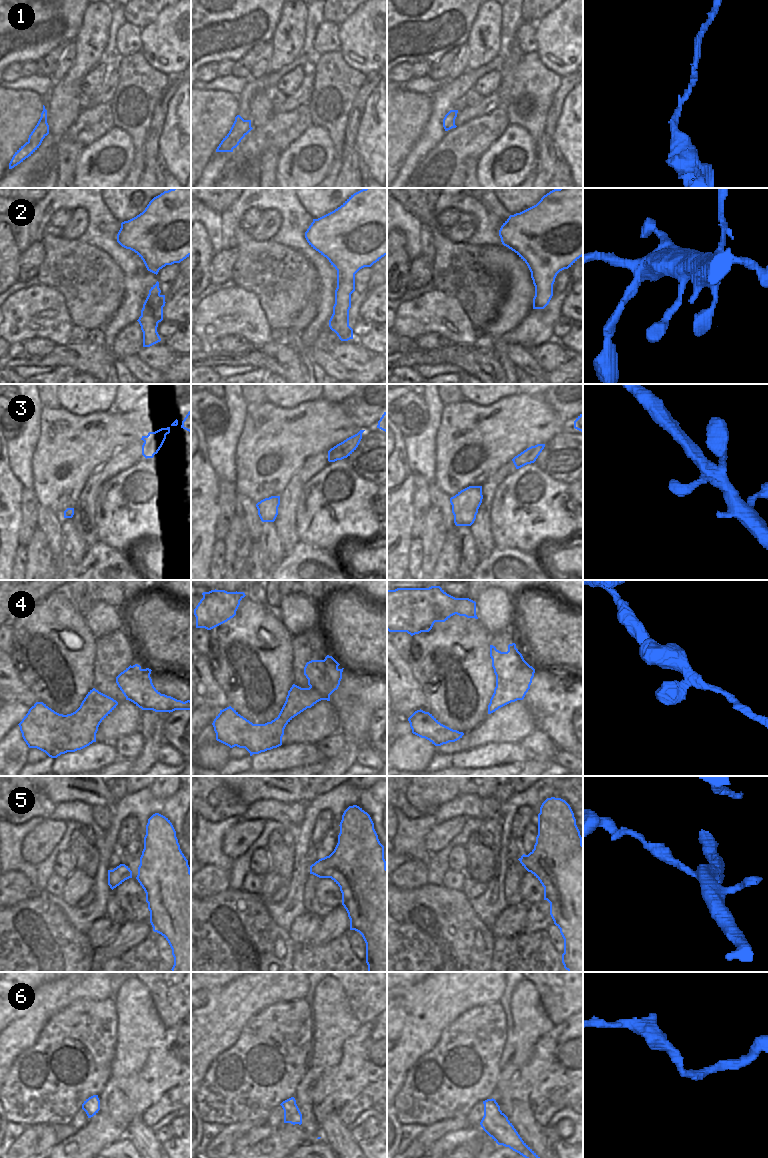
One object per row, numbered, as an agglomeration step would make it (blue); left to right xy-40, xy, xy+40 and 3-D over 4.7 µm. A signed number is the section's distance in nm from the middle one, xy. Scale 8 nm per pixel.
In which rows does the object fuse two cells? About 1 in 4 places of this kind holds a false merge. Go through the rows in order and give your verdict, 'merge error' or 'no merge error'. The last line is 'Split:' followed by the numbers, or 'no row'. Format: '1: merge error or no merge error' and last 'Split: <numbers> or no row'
1: no merge error
2: no merge error
3: no merge error
4: no merge error
5: no merge error
6: no merge error
Split: no row

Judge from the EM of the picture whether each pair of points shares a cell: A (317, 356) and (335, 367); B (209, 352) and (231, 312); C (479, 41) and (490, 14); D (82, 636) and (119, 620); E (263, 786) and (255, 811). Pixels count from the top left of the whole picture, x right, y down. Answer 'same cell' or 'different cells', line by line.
A: same cell
B: different cells
C: same cell
D: different cells
E: different cells

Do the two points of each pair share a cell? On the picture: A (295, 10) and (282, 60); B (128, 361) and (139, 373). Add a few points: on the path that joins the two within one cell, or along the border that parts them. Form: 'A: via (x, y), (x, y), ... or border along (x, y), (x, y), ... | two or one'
A: via (293, 22), (293, 29), (290, 32), (286, 48) | one
B: via (131, 364), (137, 370) | one

